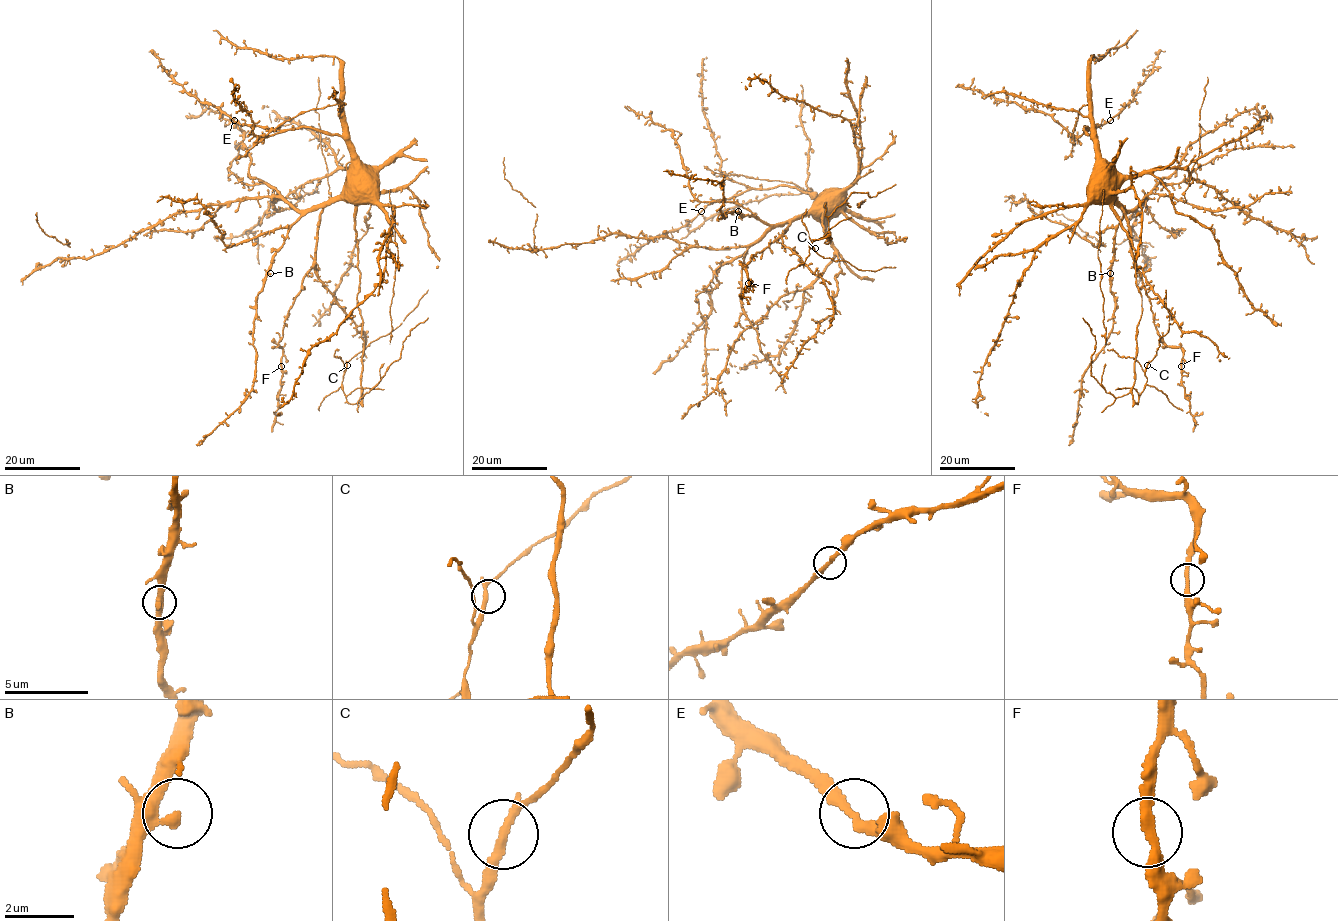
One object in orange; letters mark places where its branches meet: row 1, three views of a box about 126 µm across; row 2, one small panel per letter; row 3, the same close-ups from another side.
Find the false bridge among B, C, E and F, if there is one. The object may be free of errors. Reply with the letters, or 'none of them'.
none of them

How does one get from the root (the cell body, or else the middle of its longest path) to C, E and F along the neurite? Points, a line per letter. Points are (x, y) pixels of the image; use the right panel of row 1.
C: (1124, 208), (1112, 199), (1113, 213), (1135, 250), (1141, 297), (1132, 388), (1139, 395), (1147, 365)
E: (1124, 208), (1109, 190), (1099, 143), (1084, 130), (1085, 127), (1092, 130), (1110, 120)
F: (1124, 208), (1120, 207), (1130, 234), (1133, 265), (1149, 298), (1156, 333), (1167, 345), (1181, 349), (1181, 366)

